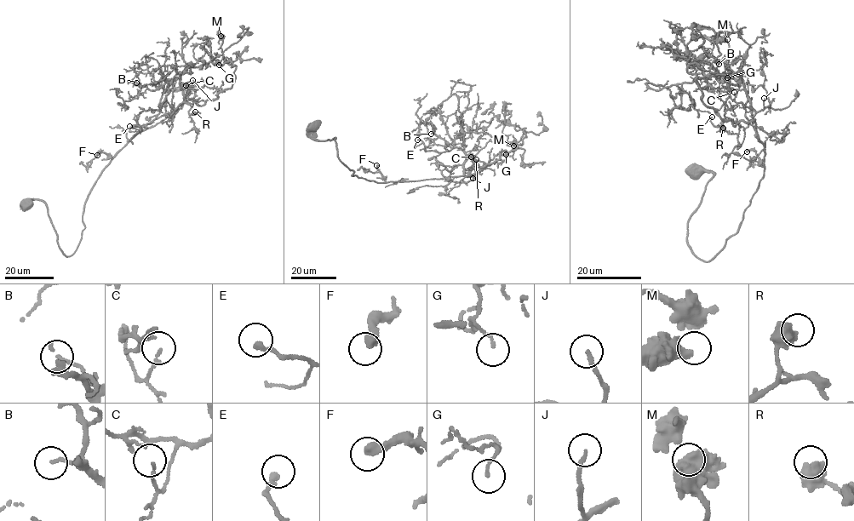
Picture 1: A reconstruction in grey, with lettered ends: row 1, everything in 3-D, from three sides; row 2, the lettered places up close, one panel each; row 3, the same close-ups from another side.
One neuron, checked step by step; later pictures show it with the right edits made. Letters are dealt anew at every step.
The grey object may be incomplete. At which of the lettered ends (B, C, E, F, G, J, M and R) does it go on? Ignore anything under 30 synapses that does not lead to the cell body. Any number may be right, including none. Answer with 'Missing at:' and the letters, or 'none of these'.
Missing at: F

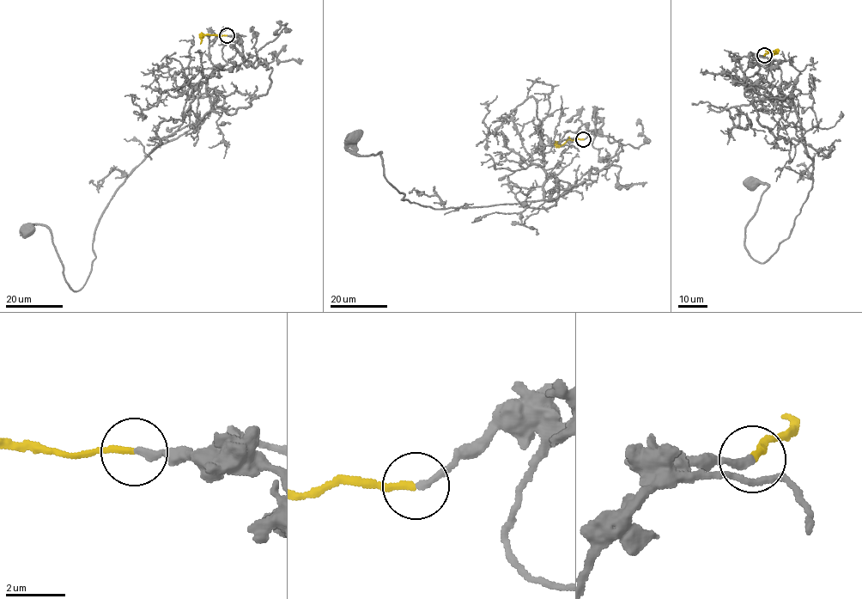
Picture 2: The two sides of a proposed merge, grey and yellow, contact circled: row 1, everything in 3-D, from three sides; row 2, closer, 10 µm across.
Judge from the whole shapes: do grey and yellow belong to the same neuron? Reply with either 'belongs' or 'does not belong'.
belongs

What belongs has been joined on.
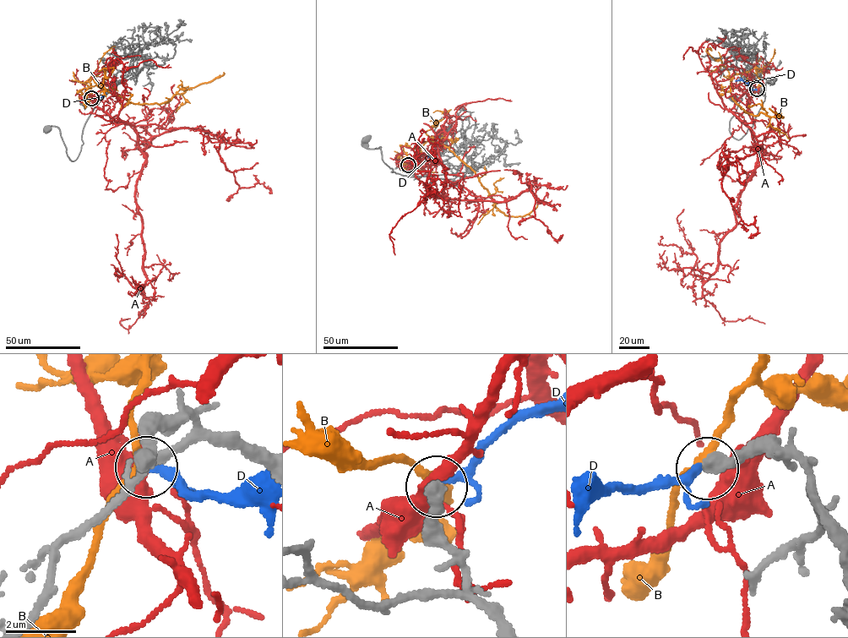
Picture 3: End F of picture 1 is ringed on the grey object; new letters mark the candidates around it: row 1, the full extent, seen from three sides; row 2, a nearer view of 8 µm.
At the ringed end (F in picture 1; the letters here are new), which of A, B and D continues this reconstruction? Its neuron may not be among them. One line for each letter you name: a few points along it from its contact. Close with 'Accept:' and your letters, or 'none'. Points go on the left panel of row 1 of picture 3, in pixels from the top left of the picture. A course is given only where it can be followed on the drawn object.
Accept: none

